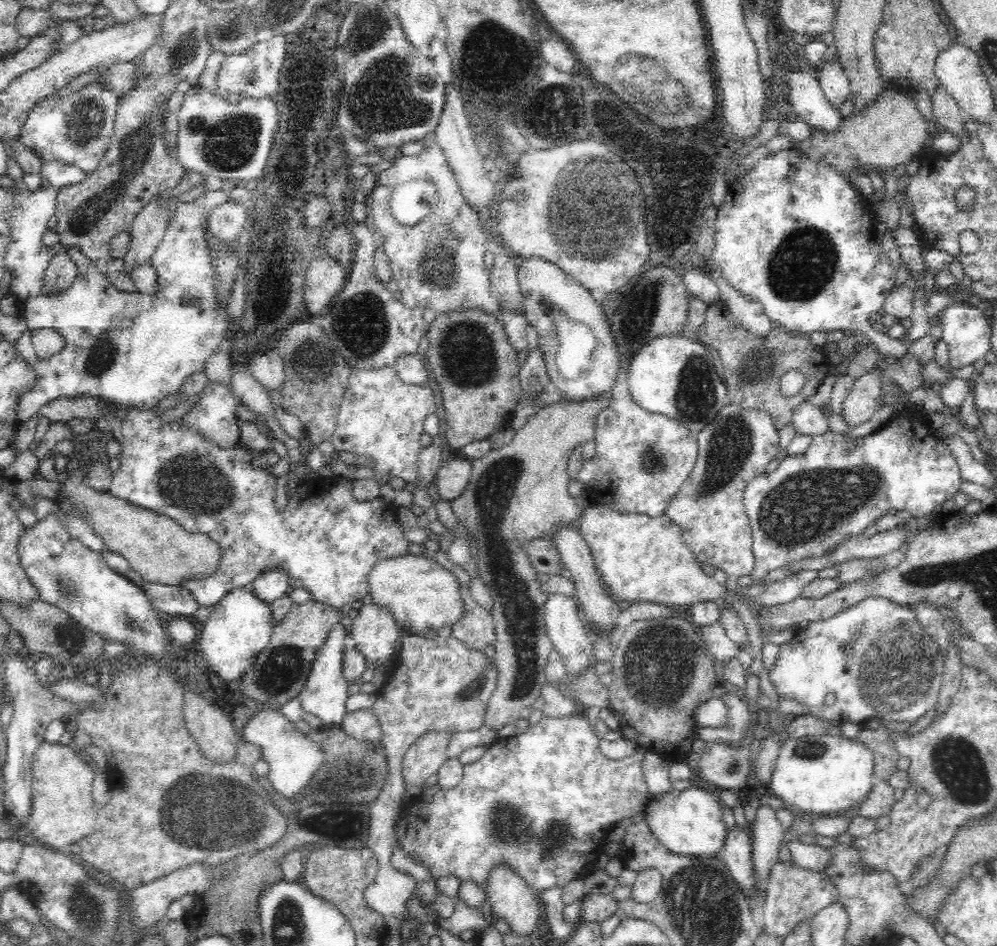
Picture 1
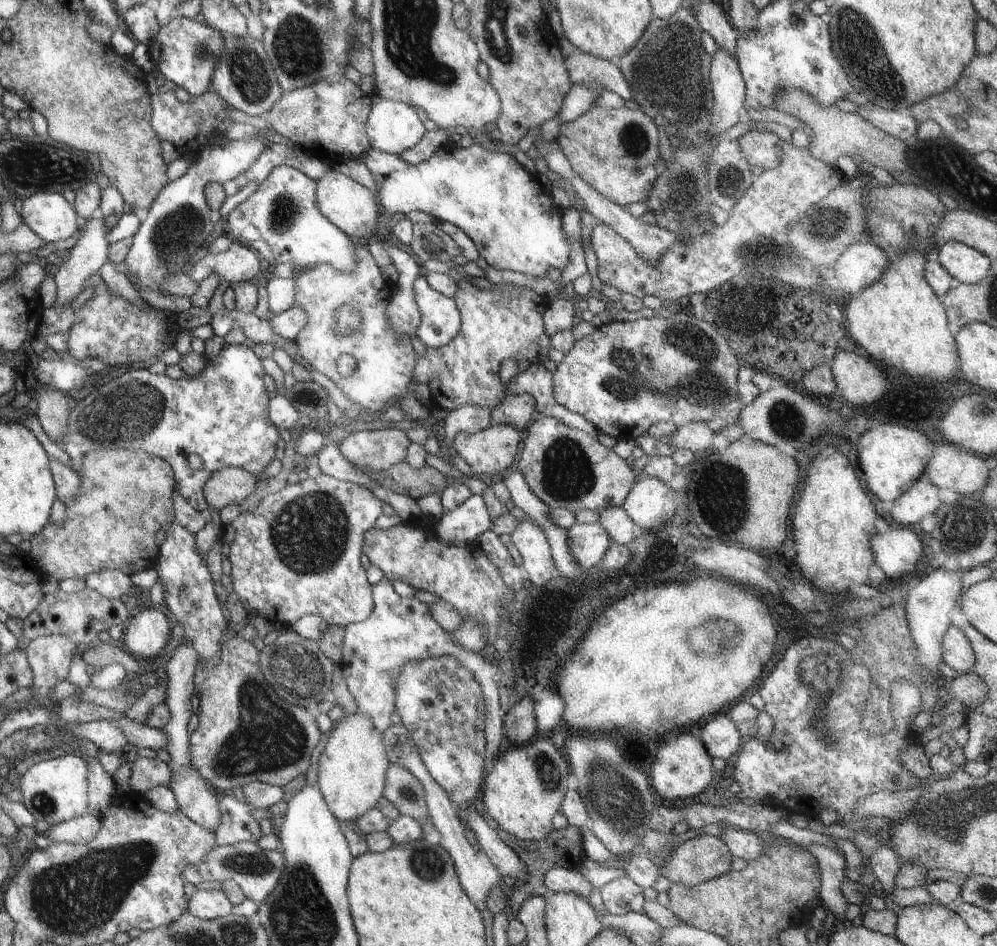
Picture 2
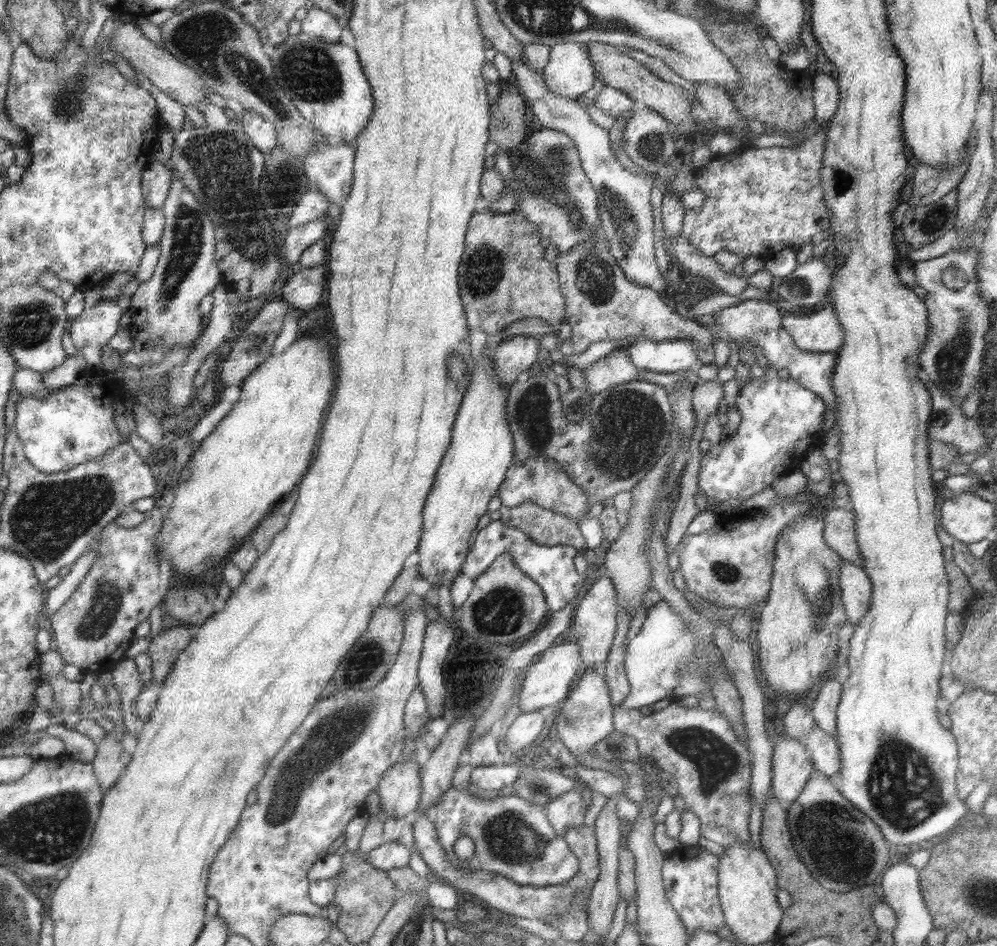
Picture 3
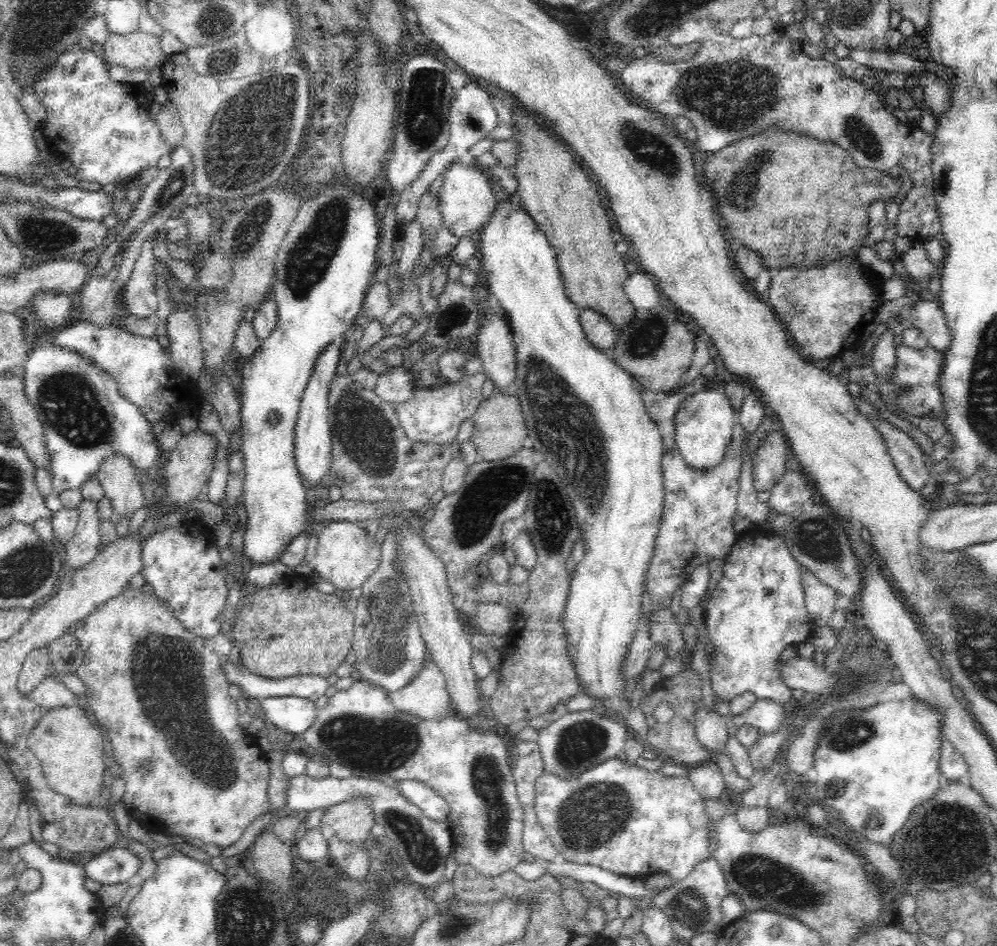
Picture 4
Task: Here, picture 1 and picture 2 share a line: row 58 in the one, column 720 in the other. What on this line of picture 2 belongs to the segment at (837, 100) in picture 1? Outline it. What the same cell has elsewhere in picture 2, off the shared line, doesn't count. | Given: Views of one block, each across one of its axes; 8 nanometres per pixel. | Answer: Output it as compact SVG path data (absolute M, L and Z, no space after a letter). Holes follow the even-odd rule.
M733 826L731 828L723 828L719 840L727 846L731 856L739 856L745 862L755 860L757 856L761 856L761 850L763 850L763 846L761 846L763 838L759 834L735 830Z

